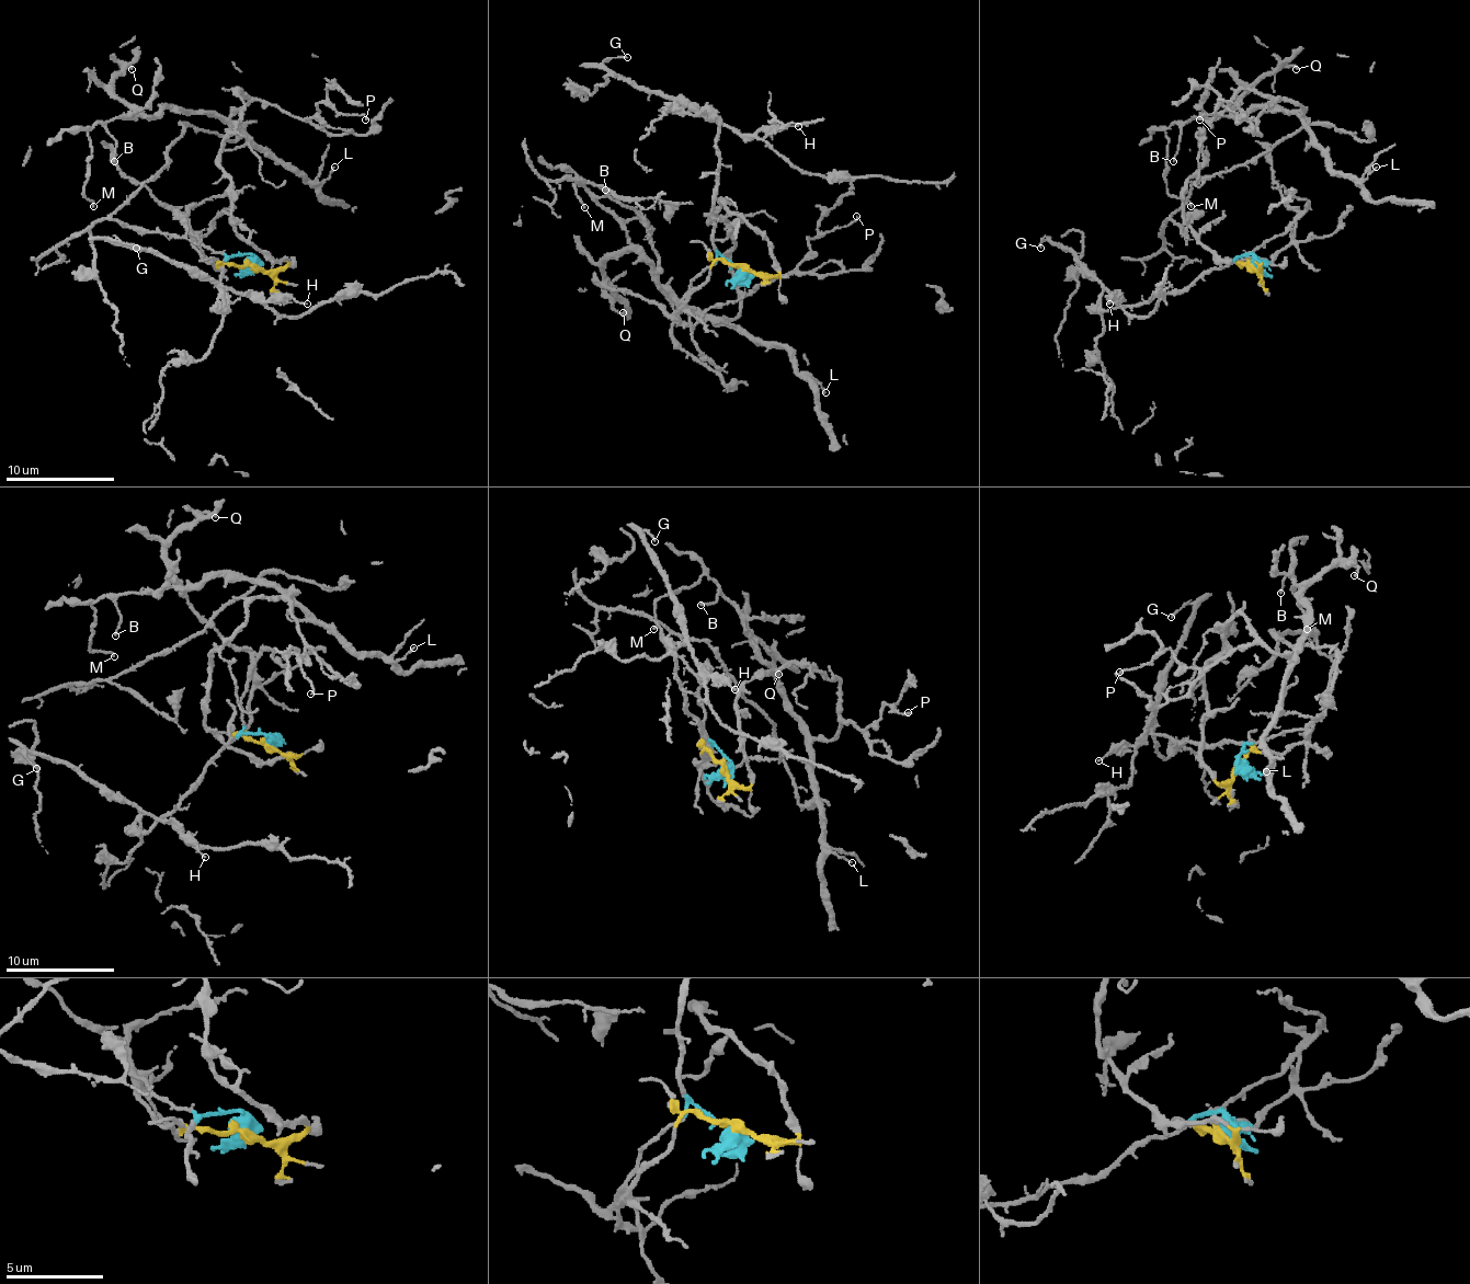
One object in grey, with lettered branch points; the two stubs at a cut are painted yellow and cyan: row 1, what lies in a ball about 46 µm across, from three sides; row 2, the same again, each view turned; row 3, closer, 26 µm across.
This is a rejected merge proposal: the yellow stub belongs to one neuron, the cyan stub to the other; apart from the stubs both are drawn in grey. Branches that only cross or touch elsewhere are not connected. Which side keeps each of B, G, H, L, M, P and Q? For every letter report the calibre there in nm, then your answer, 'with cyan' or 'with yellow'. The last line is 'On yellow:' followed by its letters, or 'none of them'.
B: 140 nm | with yellow
G: 110 nm | with cyan
H: 110 nm | with cyan
L: 130 nm | with yellow
M: 140 nm | with yellow
P: 140 nm | with yellow
Q: 140 nm | with yellow
On yellow: B, L, M, P, Q

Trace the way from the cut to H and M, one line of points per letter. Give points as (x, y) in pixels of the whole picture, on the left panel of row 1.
H: (253, 266), (242, 255), (231, 255), (223, 263), (220, 288), (228, 309), (223, 294), (307, 304)
M: (253, 266), (285, 263), (231, 217), (220, 146), (239, 89), (228, 116), (100, 121), (94, 206)

